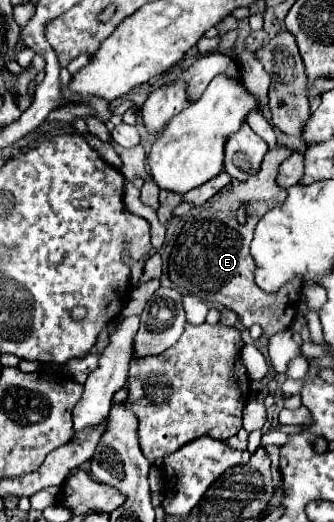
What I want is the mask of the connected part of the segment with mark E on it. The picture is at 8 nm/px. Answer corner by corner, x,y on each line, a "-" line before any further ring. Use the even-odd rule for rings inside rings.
275,147
269,149
269,153
265,155
259,173
251,175
245,183
239,183
235,187
229,187
227,191
223,191
215,201
209,203
209,207
201,207
195,209
193,213
189,213
185,217
185,225
181,235
177,237
177,243
171,251
171,259
169,259
169,279
187,289
191,295
201,297
203,301
213,301
213,303
221,303
227,309
235,311
241,319
241,323
245,327
251,325
261,325
263,329
263,337
261,343
267,345
267,339
273,333
285,331
291,327
295,315
297,315
297,307
299,307
299,281
291,281
285,283
279,291
275,291
275,295
267,295
265,291
261,291
261,287
257,287
255,283
255,261
251,259
249,253
249,245
253,239
253,231
255,225
259,223
259,219
273,207
277,207
279,203
283,203
287,191
283,187
277,185
277,173
279,173
279,165
293,153
293,149
289,147
-
245,203
247,205
247,223
239,225
239,221
235,219
235,211
237,207

